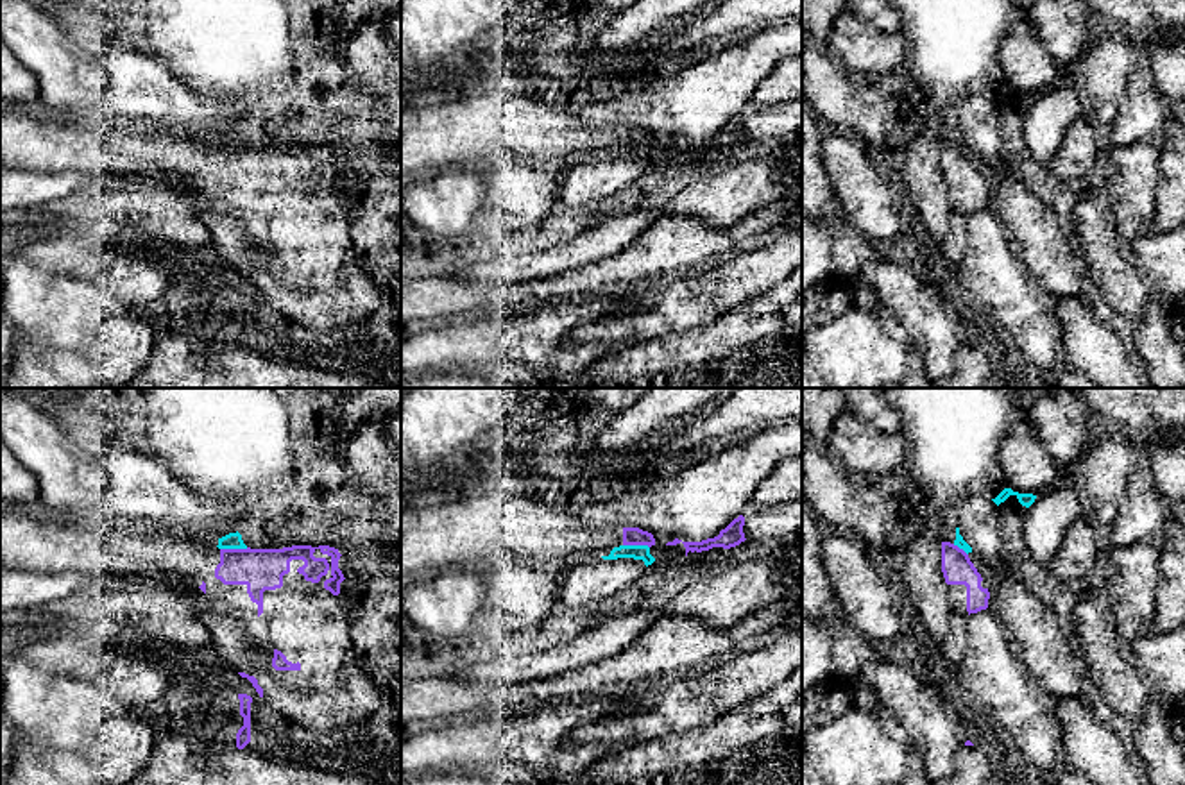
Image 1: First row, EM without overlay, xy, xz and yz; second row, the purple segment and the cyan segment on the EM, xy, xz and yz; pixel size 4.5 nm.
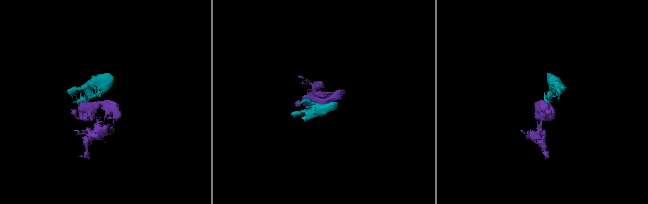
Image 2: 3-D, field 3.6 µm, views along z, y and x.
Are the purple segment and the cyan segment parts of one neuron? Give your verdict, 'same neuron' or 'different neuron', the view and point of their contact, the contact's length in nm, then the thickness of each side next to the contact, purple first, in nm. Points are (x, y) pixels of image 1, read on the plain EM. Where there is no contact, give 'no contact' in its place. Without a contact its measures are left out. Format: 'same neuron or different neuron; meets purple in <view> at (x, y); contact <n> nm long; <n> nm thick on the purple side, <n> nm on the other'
different neuron; meets purple in xy at (233, 149); contact 130 nm long; 190 nm thick on the purple side, 80 nm on the other

